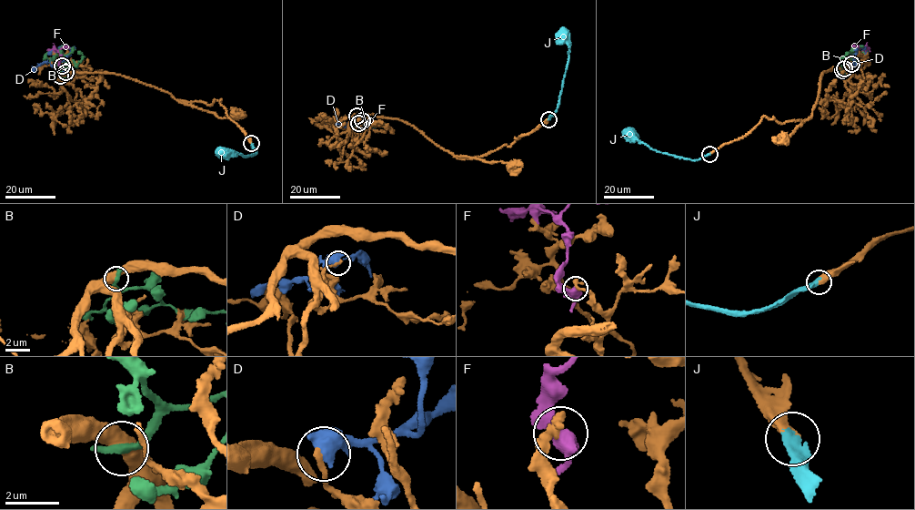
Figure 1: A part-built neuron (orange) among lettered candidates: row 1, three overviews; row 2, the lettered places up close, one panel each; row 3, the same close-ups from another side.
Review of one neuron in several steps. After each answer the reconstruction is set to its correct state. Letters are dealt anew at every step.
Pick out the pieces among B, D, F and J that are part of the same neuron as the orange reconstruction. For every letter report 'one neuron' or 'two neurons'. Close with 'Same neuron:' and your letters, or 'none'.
B: two neurons
D: two neurons
F: two neurons
J: one neuron
Same neuron: J

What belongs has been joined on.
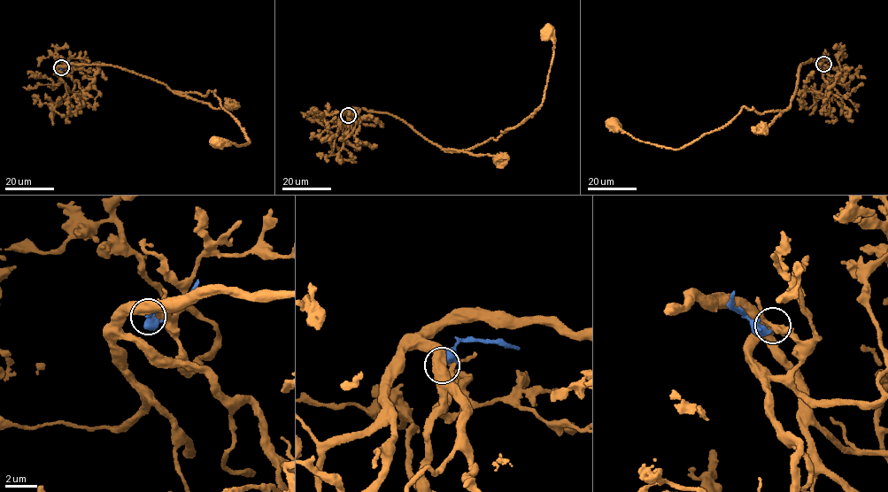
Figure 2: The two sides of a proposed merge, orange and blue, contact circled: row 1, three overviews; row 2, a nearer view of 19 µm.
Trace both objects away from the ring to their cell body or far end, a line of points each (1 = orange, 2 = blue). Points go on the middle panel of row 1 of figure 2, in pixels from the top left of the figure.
1: (348, 115), (347, 122), (350, 108), (391, 114), (445, 151), (496, 139), (542, 103), (554, 43), (546, 35)
2: (348, 115), (351, 111), (359, 113)

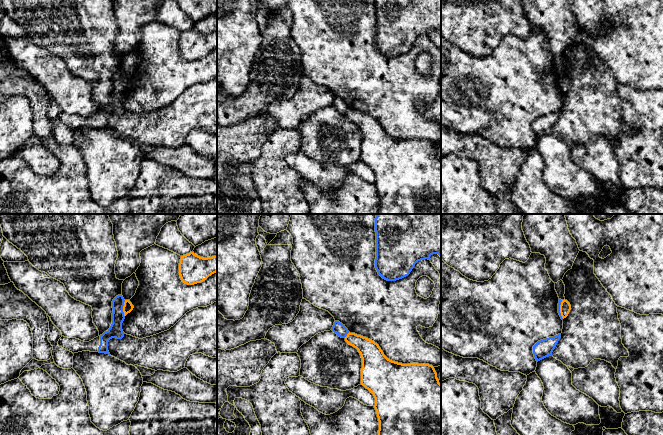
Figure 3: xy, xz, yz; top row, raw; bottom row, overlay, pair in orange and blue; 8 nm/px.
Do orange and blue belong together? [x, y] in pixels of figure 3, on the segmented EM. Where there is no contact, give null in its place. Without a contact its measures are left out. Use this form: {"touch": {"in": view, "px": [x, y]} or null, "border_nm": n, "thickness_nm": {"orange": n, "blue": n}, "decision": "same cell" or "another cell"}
{"touch": {"in": "xy", "px": [123, 308]}, "border_nm": 140, "thickness_nm": {"orange": 80, "blue": 110}, "decision": "another cell"}

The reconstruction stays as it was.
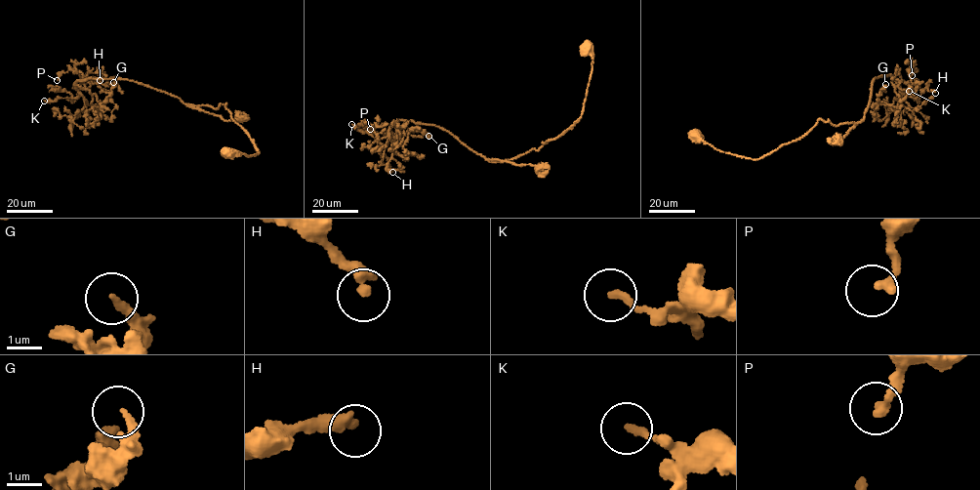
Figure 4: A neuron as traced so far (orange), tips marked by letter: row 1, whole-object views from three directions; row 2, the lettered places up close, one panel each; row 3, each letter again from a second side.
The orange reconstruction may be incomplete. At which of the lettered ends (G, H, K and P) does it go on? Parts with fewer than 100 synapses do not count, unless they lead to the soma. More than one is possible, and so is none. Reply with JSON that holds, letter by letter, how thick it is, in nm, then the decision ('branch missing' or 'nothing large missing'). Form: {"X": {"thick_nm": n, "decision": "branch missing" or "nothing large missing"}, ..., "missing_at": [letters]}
{"G": {"thick_nm": 240, "decision": "nothing large missing"}, "H": {"thick_nm": 380, "decision": "nothing large missing"}, "K": {"thick_nm": 200, "decision": "nothing large missing"}, "P": {"thick_nm": 260, "decision": "nothing large missing"}, "missing_at": []}

